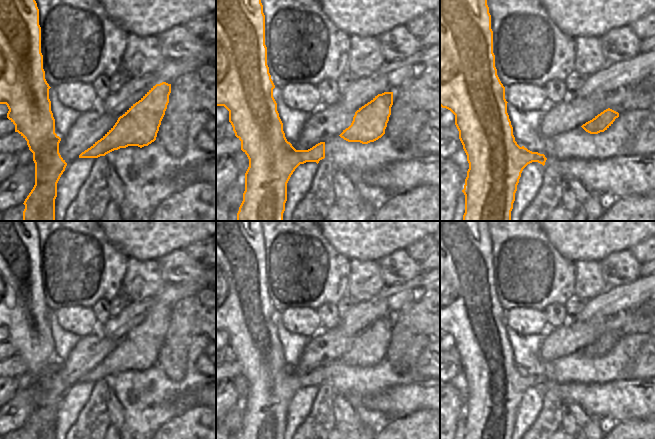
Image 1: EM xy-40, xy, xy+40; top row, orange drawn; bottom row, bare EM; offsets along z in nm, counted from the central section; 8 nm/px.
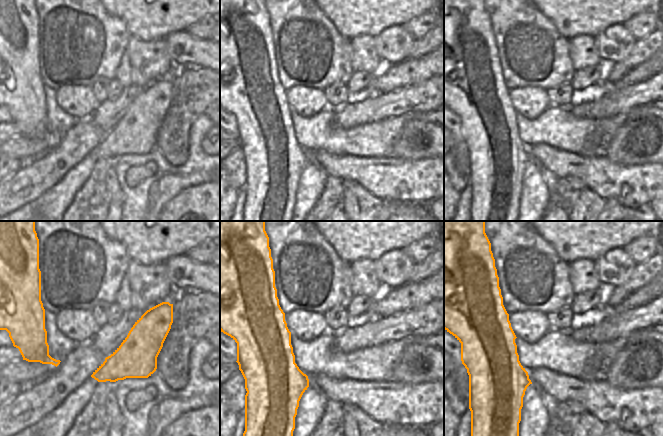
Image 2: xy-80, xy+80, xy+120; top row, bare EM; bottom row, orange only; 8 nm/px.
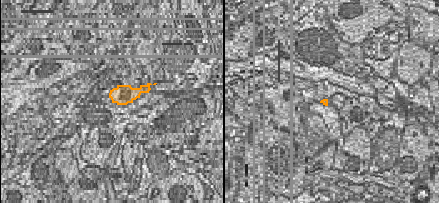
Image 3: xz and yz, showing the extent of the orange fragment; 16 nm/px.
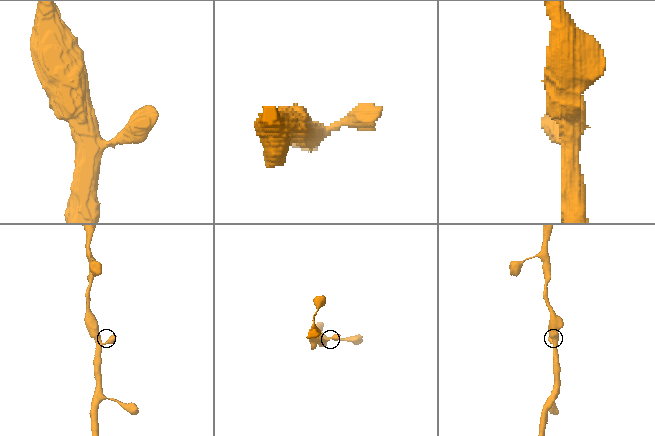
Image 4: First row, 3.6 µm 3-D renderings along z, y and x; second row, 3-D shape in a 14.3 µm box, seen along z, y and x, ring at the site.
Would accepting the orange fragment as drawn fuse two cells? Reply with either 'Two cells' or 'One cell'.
One cell

